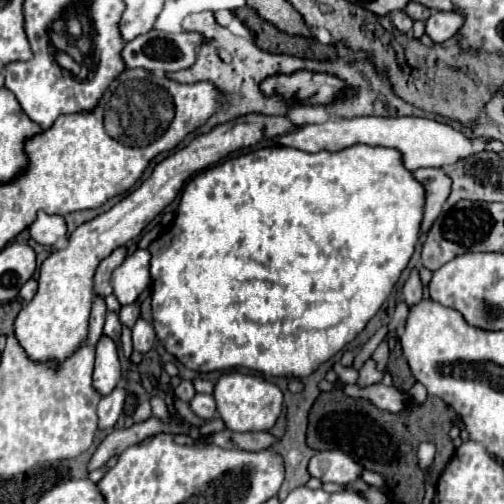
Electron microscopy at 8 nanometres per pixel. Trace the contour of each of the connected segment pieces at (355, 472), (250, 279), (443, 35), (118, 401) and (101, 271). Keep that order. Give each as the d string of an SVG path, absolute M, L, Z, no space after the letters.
M341 450L317 452L309 460L307 470L313 478L335 484L353 484L361 476L361 466L357 466L349 454L341 454Z
M355 144L355 146L349 146L337 154L329 154L329 152L317 152L317 154L309 154L309 152L303 152L303 150L295 150L295 148L285 148L285 146L271 146L271 148L259 148L259 150L253 150L249 154L241 154L237 158L229 158L201 174L197 174L195 178L191 178L183 190L183 196L181 196L181 202L179 202L179 208L177 208L177 214L175 214L175 222L171 228L167 228L165 232L161 232L161 236L157 240L151 242L149 246L149 252L151 252L151 288L153 288L153 328L159 336L159 340L163 342L163 346L181 362L185 364L187 368L191 370L197 370L197 372L213 372L213 370L229 370L229 368L239 368L239 366L245 366L245 368L251 368L251 370L257 370L265 376L309 376L319 364L323 364L325 360L333 358L337 352L341 352L363 328L365 324L377 314L377 310L383 306L383 302L387 300L389 292L393 290L395 282L399 280L401 272L405 270L405 266L409 264L411 256L413 256L413 250L415 250L415 244L419 240L419 230L421 230L421 220L423 220L423 206L425 206L425 188L423 184L413 176L411 170L407 170L403 166L403 158L401 158L401 152L395 150L395 148L379 148L379 146L365 146L365 144Z
M455 10L453 12L433 12L431 18L427 20L425 32L431 36L433 42L445 42L459 32L463 22L465 18L461 12L455 12Z
M117 386L111 394L103 396L97 408L99 414L99 428L113 428L119 414L123 412L123 402L125 402L125 394L127 390L123 390L121 386Z
M121 246L121 248L115 248L99 264L99 268L95 272L95 294L99 294L99 296L105 298L105 296L109 296L113 292L113 288L111 288L111 272L125 260L125 256L127 256L127 250Z

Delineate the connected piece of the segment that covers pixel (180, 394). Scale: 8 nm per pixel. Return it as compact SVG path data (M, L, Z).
M181 380L181 382L177 384L177 388L175 388L175 394L177 394L177 398L189 402L189 400L195 396L195 388L193 388L191 380Z

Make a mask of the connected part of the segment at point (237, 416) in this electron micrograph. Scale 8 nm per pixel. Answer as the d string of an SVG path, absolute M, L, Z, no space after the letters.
M227 372L219 376L213 388L213 398L217 402L217 412L221 420L227 424L229 430L237 430L237 432L269 430L279 418L283 404L283 392L275 384L259 376L241 374L241 372Z

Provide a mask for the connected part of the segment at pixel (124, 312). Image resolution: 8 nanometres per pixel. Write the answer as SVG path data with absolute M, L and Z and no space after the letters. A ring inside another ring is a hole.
M133 302L133 304L129 304L129 306L123 306L121 312L119 312L119 318L121 318L121 322L123 322L127 328L131 328L131 326L135 324L135 320L139 318L139 304Z

